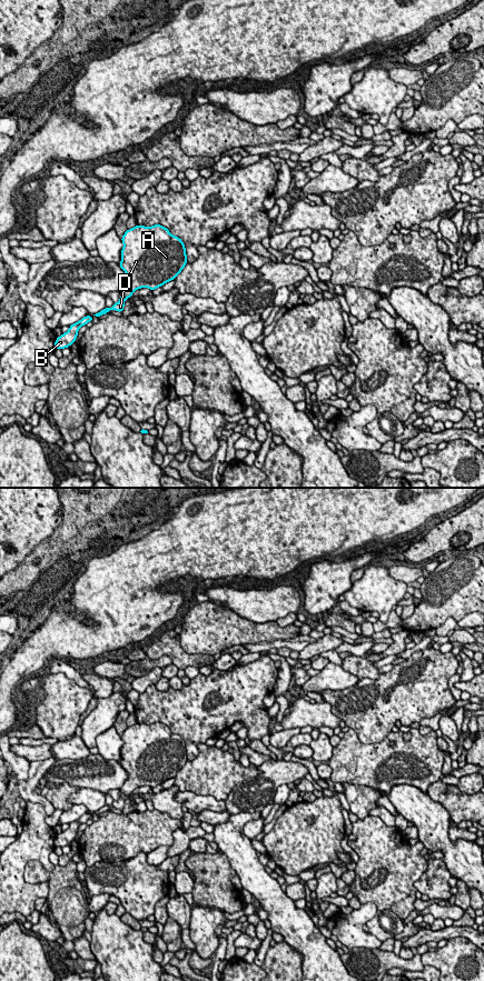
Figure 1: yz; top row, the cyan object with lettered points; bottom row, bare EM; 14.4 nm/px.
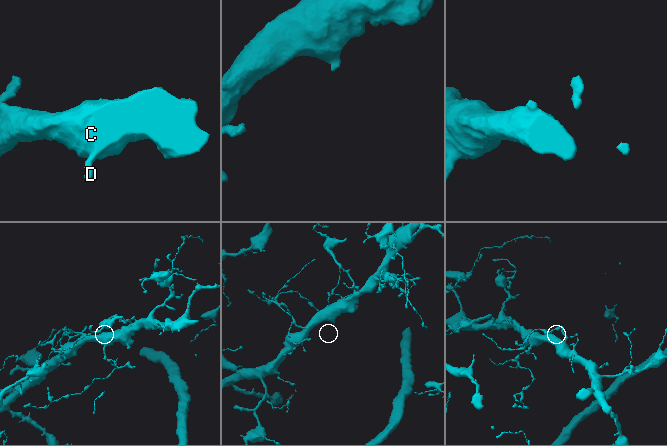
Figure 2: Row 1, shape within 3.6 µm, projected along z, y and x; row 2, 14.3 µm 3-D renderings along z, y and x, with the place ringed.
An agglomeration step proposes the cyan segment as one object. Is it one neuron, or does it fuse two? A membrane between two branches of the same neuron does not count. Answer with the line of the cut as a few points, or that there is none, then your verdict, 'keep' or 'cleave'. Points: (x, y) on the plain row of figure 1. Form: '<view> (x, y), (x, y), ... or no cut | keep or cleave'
no cut | keep

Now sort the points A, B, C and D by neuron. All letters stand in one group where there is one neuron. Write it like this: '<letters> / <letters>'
A B C D

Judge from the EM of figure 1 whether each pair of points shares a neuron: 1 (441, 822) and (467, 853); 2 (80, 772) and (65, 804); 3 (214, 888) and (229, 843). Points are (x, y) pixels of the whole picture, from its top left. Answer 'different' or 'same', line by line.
1: same
2: different
3: different

